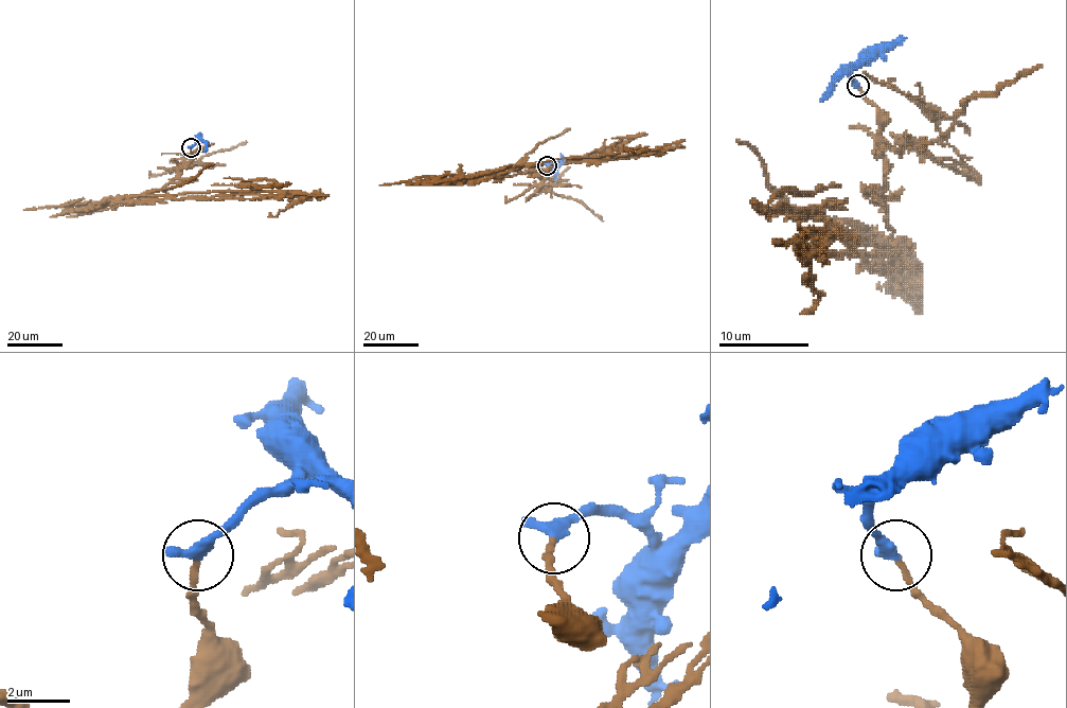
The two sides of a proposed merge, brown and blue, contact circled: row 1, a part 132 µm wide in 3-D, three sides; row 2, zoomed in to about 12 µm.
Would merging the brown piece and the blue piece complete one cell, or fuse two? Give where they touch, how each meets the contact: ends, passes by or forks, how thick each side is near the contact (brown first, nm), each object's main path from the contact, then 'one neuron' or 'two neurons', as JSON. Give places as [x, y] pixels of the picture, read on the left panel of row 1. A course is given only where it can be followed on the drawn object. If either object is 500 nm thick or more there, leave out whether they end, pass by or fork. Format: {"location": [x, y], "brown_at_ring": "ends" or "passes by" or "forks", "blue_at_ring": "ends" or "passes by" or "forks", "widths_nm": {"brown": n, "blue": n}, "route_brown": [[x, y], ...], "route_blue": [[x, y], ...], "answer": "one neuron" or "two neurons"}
{"location": [191, 147], "brown_at_ring": "ends", "blue_at_ring": "ends", "widths_nm": {"brown": 190, "blue": 440}, "route_brown": [[191, 147], [191, 159], [180, 174], [149, 195], [249, 191], [277, 183], [267, 179], [224, 177]], "route_blue": [[191, 147], [202, 141], [205, 152]], "answer": "two neurons"}

